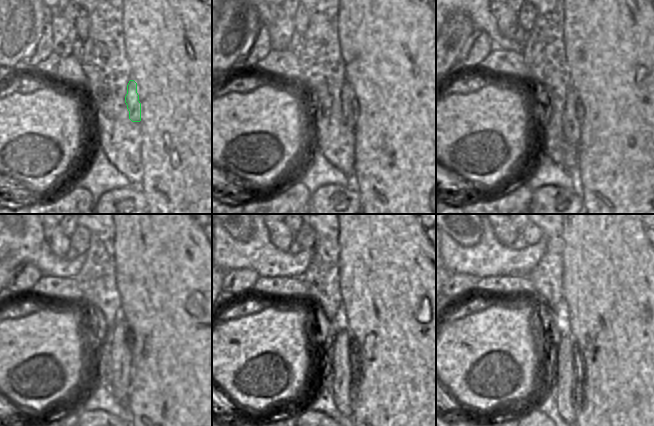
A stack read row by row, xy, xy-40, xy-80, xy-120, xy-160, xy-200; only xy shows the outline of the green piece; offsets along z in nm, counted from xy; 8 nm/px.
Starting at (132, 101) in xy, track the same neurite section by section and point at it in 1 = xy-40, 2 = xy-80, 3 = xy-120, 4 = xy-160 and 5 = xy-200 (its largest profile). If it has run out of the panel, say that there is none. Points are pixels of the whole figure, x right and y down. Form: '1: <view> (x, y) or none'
1: xy-40 (349, 105)
2: xy-80 (573, 114)
3: xy-120 (123, 343)
4: xy-160 (346, 360)
5: xy-200 (569, 379)

